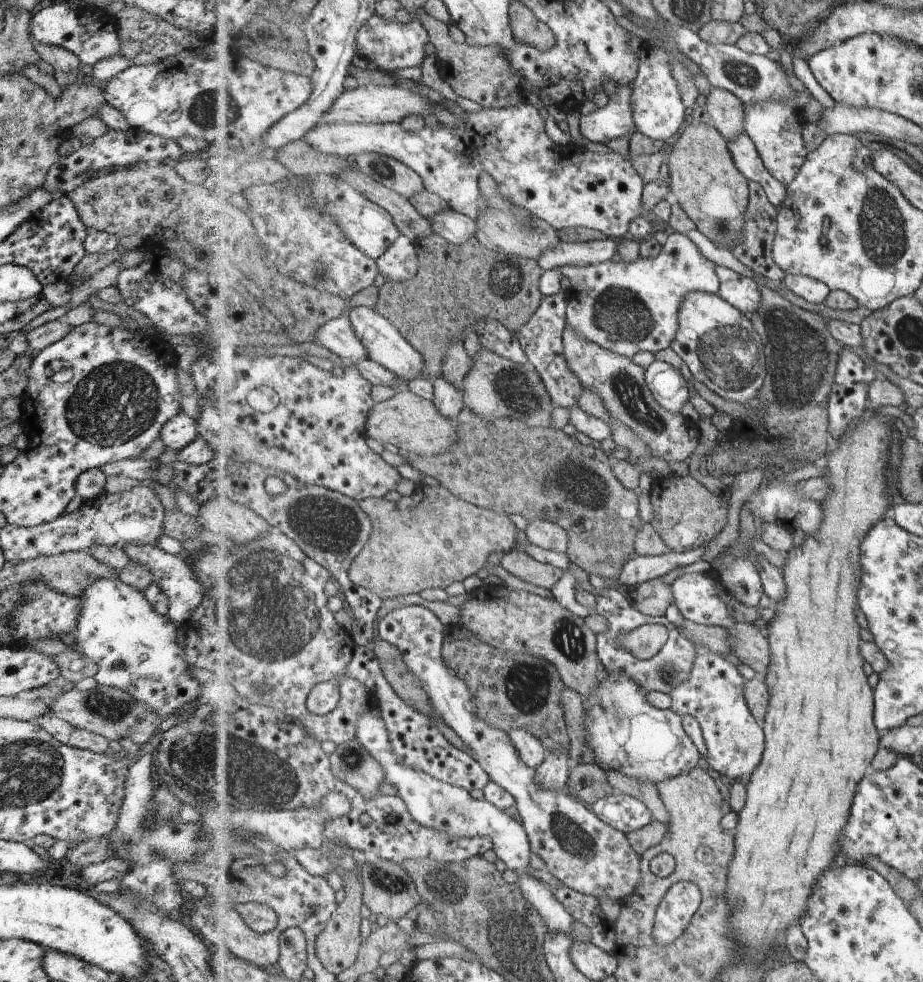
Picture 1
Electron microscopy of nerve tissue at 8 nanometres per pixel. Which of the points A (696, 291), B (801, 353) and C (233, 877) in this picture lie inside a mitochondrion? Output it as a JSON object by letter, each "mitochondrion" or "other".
{"A":"other","B":"mitochondrion","C":"other"}

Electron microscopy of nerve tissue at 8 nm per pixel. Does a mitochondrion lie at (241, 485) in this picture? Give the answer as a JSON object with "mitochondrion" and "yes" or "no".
{"mitochondrion":"no"}

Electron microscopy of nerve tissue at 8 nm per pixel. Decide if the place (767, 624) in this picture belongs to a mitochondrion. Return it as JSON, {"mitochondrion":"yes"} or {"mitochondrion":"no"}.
{"mitochondrion":"no"}

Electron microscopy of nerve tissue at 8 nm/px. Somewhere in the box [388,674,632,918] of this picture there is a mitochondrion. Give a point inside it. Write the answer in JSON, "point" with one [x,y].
{"point":[573,842]}

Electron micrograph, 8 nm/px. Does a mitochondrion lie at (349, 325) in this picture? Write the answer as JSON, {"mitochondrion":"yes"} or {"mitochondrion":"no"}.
{"mitochondrion":"no"}

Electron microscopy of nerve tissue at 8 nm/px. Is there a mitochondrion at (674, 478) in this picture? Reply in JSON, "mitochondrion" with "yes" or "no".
{"mitochondrion":"no"}

